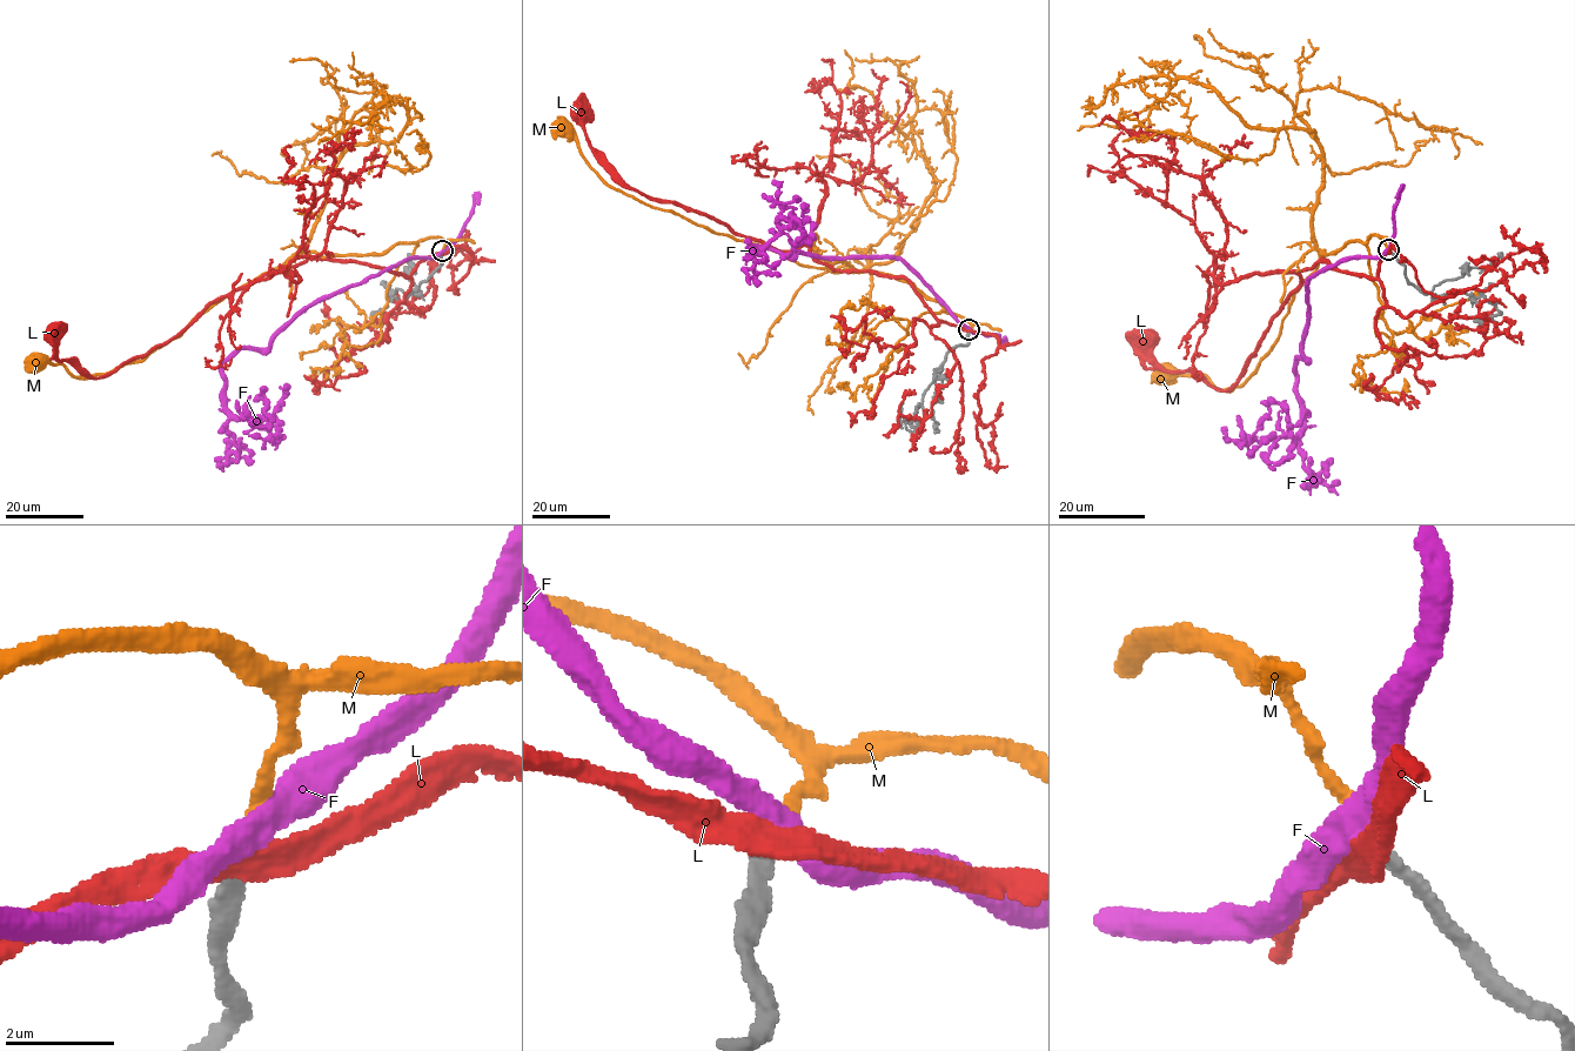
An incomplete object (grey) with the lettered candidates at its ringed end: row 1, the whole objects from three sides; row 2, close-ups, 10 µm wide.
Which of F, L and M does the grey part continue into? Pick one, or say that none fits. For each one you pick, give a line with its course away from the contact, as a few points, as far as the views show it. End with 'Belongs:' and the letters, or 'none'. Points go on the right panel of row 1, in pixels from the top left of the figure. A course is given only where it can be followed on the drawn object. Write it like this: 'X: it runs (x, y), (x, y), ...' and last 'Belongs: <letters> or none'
M: it runs (1388, 248), (1374, 235), (1320, 252), (1279, 339), (1240, 386), (1166, 377)
Belongs: M

